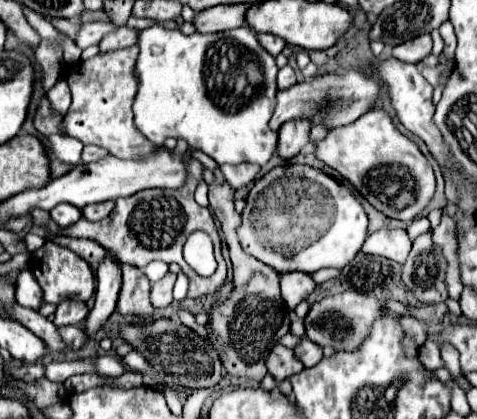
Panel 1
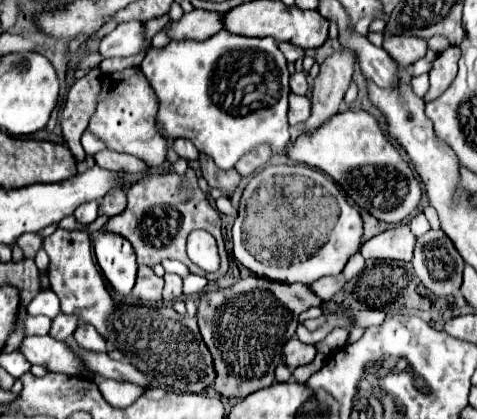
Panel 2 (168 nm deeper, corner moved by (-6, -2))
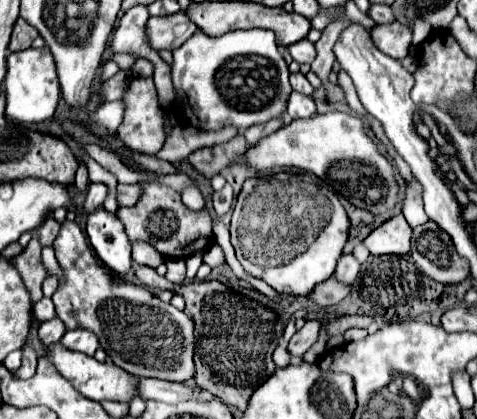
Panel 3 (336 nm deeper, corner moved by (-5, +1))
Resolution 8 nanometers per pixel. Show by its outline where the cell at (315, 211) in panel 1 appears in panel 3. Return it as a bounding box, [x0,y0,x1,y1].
[231,172,349,296]

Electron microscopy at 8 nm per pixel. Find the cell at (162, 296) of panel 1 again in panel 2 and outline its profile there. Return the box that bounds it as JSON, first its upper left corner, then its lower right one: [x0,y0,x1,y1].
[164,273,182,301]

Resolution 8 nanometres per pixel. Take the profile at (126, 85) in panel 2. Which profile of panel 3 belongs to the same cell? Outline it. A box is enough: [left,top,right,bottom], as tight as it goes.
[117,76,165,154]

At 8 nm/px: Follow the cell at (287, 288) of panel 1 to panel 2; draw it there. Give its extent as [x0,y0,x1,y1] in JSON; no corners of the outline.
[310,273,346,301]

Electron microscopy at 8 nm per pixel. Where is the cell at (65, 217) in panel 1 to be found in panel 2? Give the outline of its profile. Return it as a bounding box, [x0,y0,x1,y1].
[74,201,98,223]

